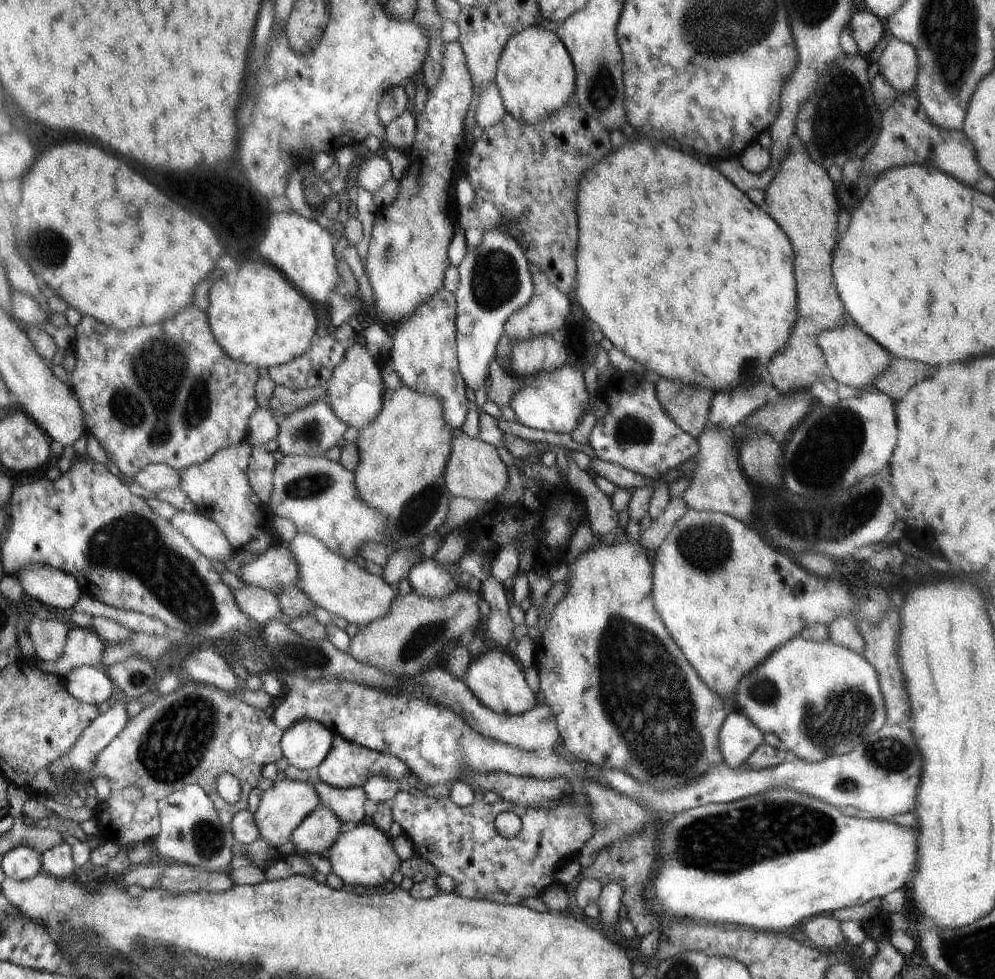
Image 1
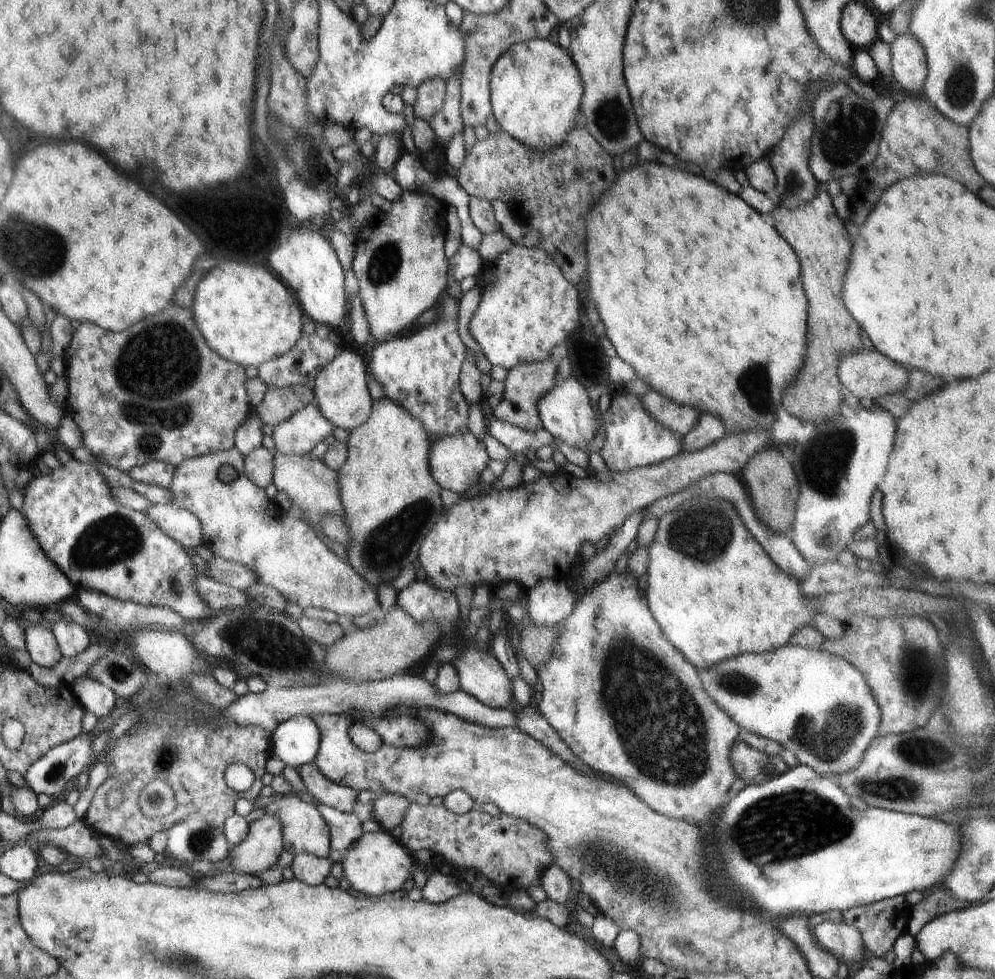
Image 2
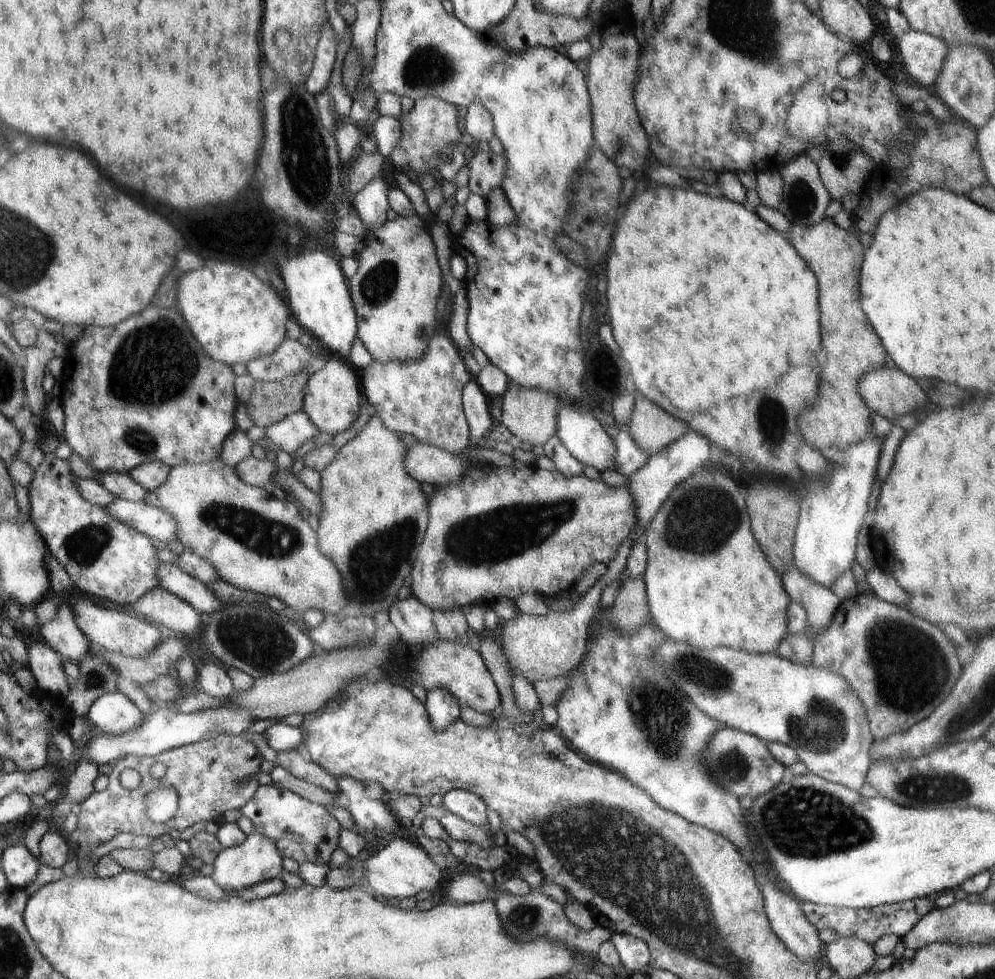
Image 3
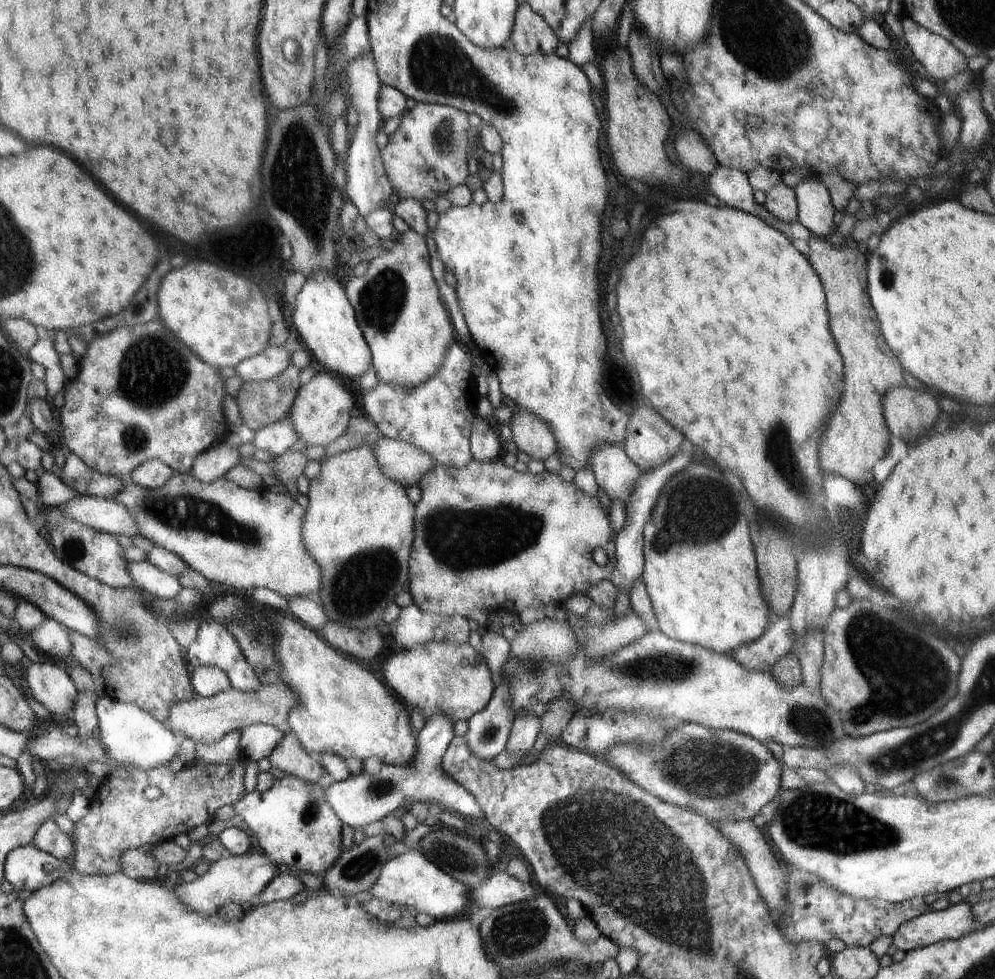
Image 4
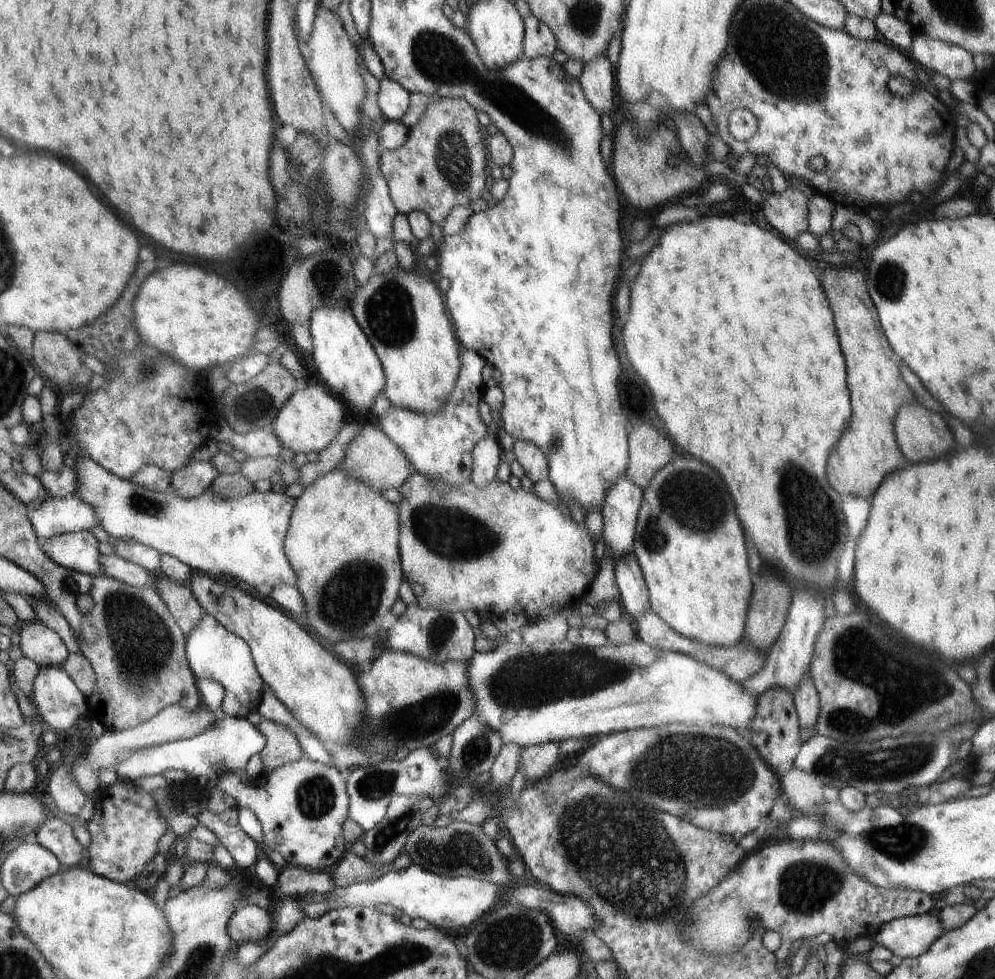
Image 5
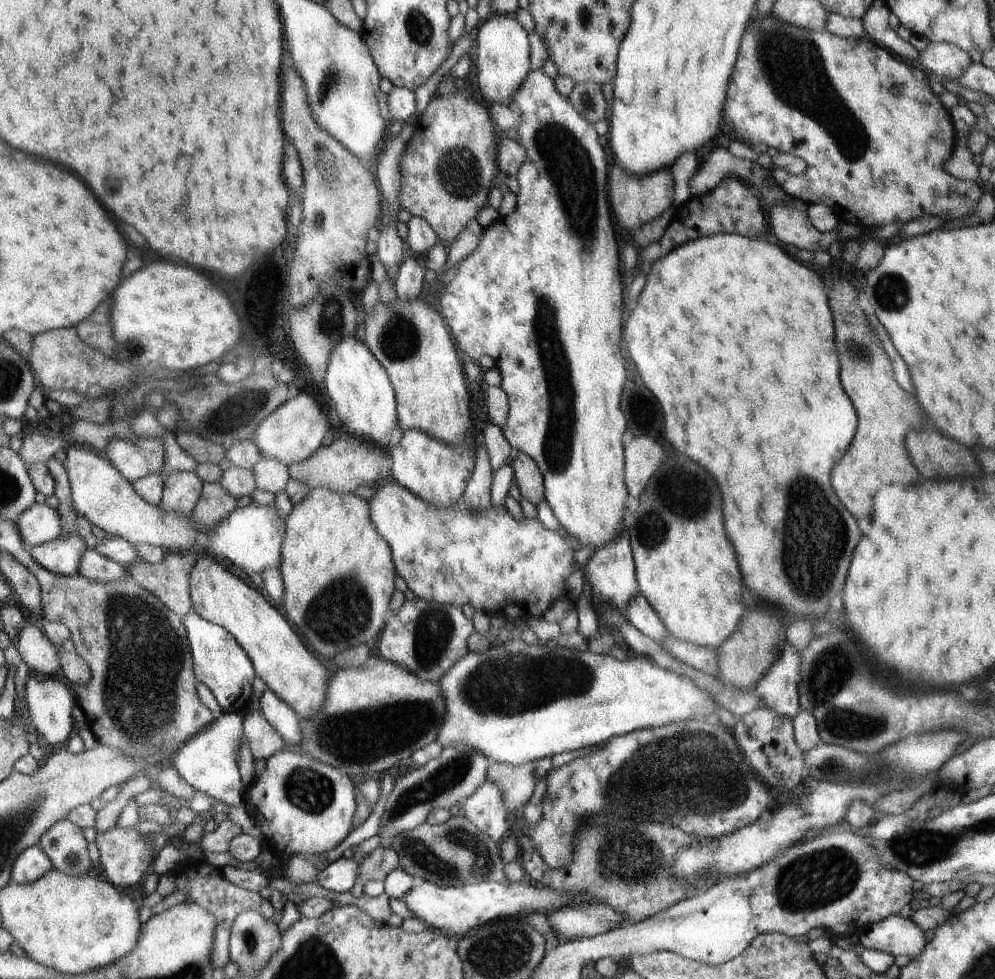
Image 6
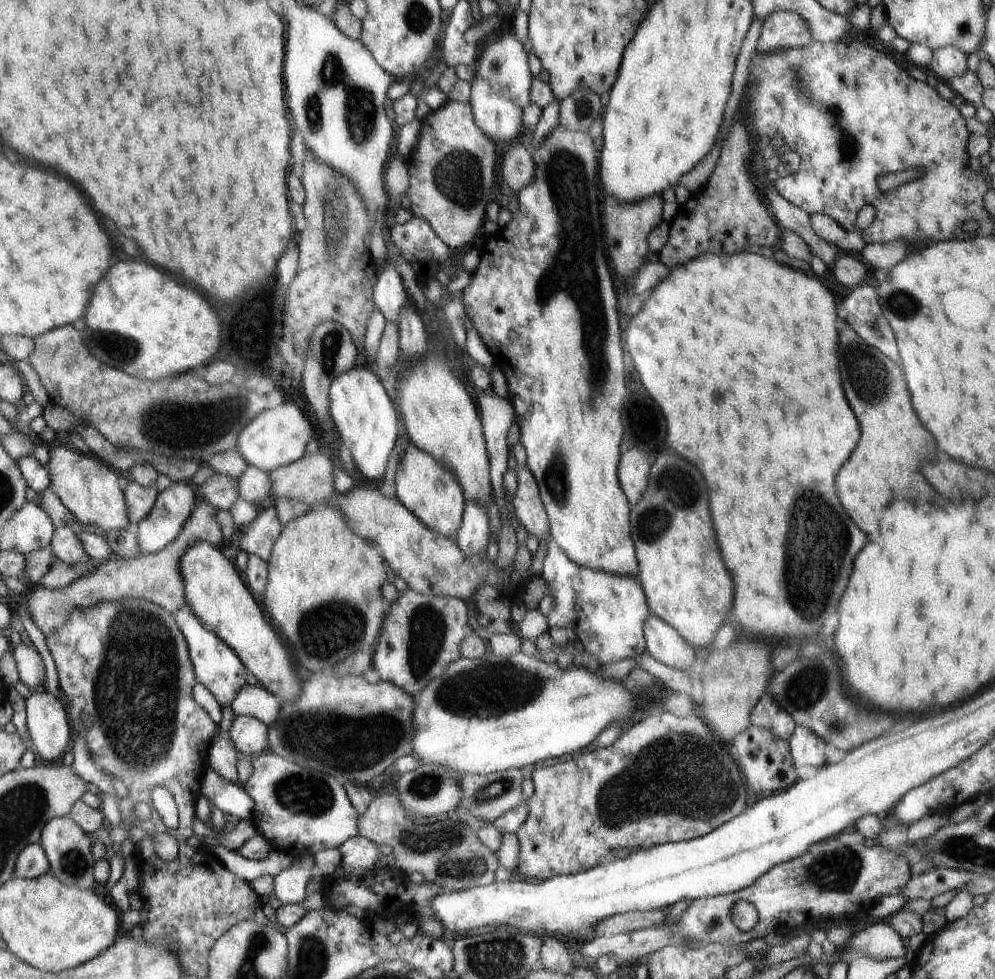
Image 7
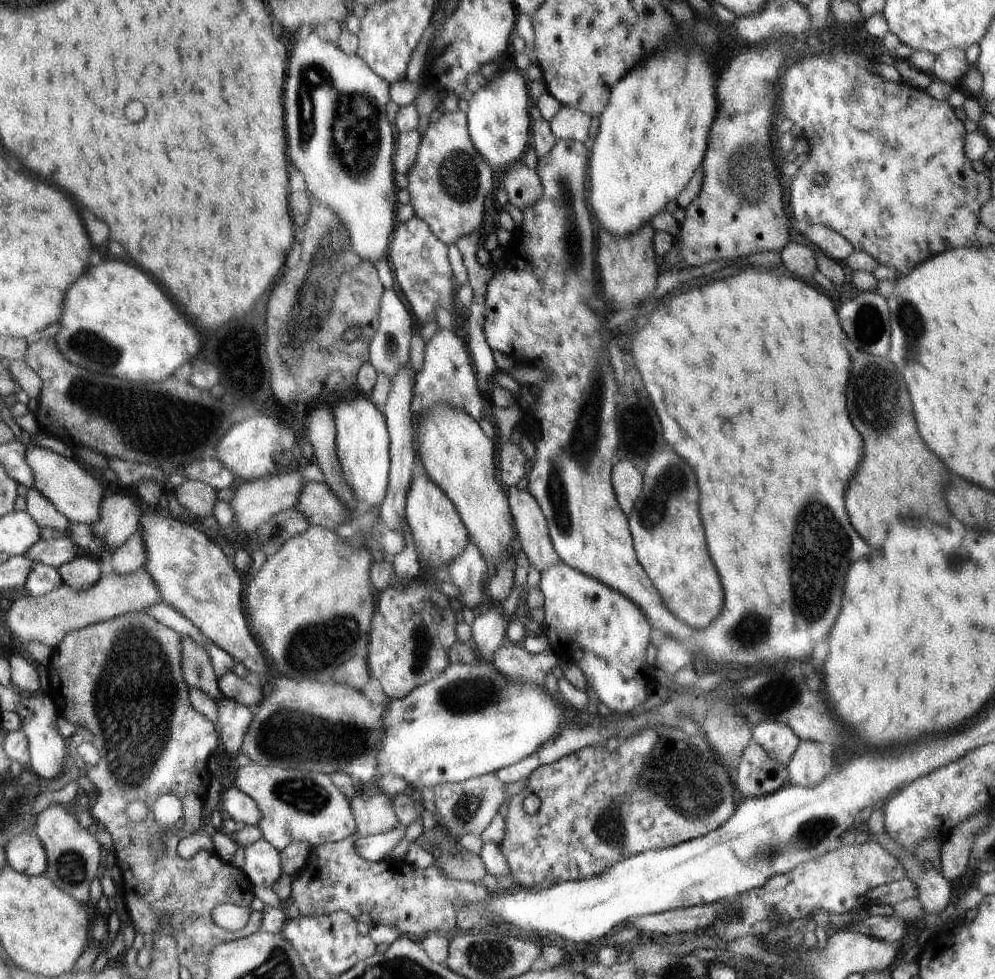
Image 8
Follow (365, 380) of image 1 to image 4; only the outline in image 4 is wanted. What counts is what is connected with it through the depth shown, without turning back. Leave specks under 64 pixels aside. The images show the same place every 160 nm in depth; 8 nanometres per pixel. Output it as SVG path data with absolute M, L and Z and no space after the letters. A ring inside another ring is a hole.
M322 370L313 374L312 380L300 387L297 397L290 407L288 418L291 420L297 438L307 446L326 446L329 442L342 436L354 415L353 387L346 384L344 378L333 372Z

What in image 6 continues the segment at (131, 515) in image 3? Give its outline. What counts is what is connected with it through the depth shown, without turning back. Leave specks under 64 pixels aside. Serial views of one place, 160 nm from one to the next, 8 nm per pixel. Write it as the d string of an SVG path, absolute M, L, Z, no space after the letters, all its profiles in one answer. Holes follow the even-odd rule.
M35 503L16 519L22 542L28 549L58 539L62 518L56 508Z

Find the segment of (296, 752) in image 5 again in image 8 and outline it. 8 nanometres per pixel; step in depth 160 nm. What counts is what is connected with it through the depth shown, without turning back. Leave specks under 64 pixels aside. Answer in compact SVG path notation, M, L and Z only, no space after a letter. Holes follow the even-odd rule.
M222 697L217 704L215 727L226 752L239 753L246 730L252 722L252 711L243 704Z

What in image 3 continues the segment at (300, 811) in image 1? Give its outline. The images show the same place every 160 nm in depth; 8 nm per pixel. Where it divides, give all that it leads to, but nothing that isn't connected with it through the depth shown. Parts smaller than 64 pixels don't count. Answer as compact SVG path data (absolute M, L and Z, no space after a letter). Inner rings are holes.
M254 830L252 834L247 836L246 841L242 842L241 846L222 850L213 863L214 872L212 872L211 878L219 888L228 894L233 893L234 890L248 888L258 882L278 878L278 874L283 870L282 864L283 857L278 852L278 848L274 846L274 842L270 838L266 838L266 834L262 836L260 832Z

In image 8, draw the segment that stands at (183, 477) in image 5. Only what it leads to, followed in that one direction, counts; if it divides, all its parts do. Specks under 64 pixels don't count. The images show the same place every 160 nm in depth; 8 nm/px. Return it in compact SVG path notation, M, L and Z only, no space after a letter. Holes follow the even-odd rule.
M136 531L124 544L112 552L112 566L119 575L129 575L142 567L146 558L141 531Z

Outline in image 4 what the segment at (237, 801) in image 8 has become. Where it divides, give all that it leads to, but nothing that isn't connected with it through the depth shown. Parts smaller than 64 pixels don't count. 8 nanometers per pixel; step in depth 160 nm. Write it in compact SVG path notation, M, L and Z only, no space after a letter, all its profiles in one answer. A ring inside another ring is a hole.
M108 692L100 693L95 704L98 729L96 737L108 752L109 762L124 768L132 764L140 770L152 770L164 764L170 765L176 752L180 750L181 738L164 723L160 723L150 712L138 708L132 702L118 702ZM256 723L248 725L241 730L240 741L236 746L239 754L251 760L259 761L268 758L272 749L279 743L280 737L284 733L279 731L274 725L266 723Z

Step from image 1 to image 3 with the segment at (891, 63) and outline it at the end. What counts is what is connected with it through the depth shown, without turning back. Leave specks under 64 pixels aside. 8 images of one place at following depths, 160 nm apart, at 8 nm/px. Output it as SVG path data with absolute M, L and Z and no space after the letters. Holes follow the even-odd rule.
M910 29L898 38L897 44L910 81L930 90L944 66L948 54L946 43L930 34Z

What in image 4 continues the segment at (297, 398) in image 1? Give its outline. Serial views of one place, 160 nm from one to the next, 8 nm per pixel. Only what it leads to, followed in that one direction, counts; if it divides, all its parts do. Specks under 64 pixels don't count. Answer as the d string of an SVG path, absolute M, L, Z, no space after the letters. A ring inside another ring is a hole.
M290 364L280 374L268 380L244 383L243 388L239 390L235 398L243 424L257 431L266 425L288 418L290 407L300 389L300 382L298 381L300 372L301 370L298 367Z

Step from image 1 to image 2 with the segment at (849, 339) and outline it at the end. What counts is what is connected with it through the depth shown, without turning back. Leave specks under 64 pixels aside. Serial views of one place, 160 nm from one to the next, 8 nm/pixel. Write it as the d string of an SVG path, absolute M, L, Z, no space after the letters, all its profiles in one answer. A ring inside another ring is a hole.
M864 347L860 352L852 352L852 354L840 352L837 374L842 387L844 386L858 399L866 398L872 401L888 394L900 394L908 386L908 371L904 366L890 360L878 350L866 350Z

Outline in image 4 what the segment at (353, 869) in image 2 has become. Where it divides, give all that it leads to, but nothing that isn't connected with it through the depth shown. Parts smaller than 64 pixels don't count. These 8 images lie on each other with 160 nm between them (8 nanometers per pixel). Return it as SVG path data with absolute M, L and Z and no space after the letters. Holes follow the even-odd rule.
M415 847L396 858L389 858L369 891L373 898L386 900L391 906L412 906L418 913L424 912L433 916L436 921L444 921L468 906L468 901L472 901L470 889L463 882L440 870L425 857L422 850Z

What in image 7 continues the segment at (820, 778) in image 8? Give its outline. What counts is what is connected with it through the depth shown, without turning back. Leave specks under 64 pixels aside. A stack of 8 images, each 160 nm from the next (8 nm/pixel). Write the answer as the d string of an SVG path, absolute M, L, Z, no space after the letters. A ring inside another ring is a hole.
M796 725L788 741L796 768L802 768L802 766L818 768L826 764L824 760L826 743L809 728Z

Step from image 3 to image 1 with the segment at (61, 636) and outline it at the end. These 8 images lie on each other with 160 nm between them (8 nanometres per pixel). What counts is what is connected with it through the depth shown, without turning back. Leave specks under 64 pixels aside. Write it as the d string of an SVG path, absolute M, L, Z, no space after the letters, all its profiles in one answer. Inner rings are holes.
M70 626L62 656L55 661L36 659L34 665L43 673L52 673L63 678L82 665L101 667L100 659L106 645L90 628Z

